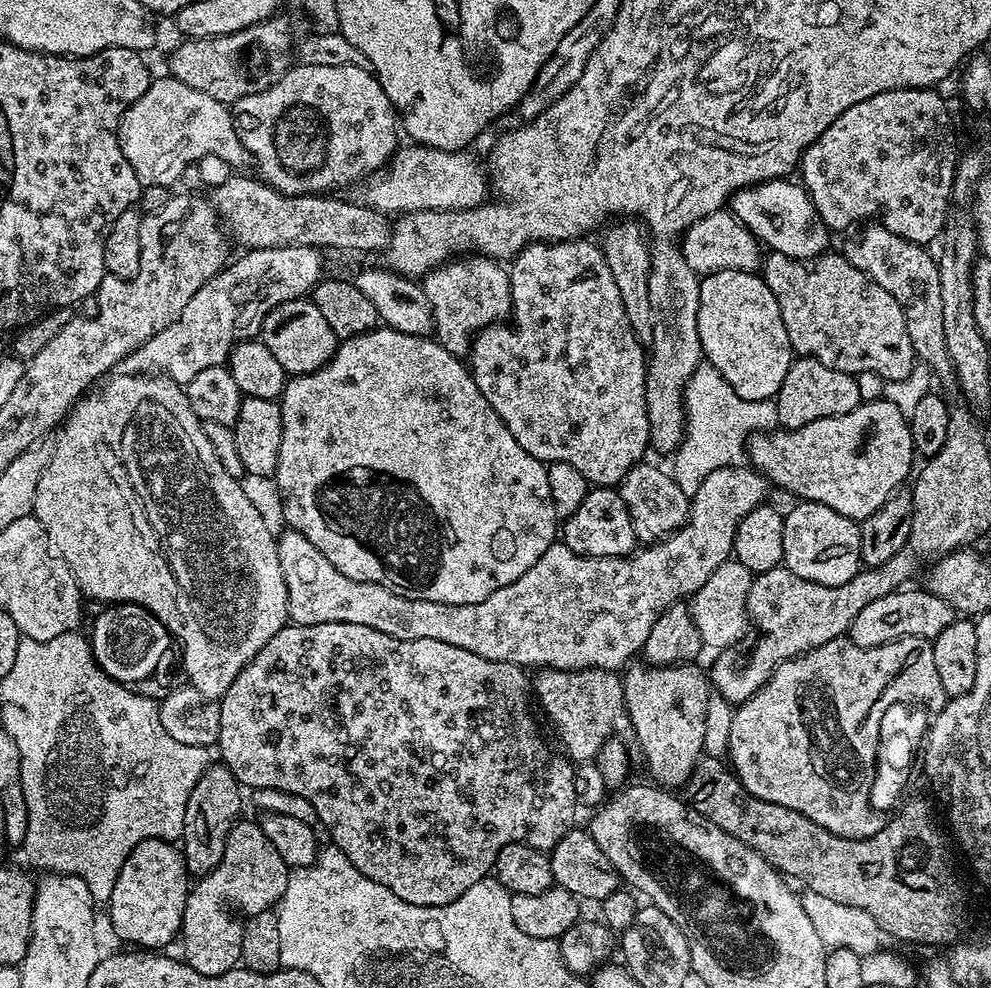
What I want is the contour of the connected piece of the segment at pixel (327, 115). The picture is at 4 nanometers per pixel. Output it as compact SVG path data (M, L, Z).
M297 63L266 90L237 100L230 111L242 146L246 146L249 157L260 167L259 179L286 196L328 194L336 190L332 188L355 185L385 167L398 147L398 113L378 78L362 66Z

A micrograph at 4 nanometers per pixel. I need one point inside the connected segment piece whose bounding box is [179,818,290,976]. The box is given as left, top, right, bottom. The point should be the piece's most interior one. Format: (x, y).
(252, 876)

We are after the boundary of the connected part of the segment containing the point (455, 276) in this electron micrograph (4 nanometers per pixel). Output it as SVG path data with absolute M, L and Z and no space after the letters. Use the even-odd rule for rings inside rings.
M464 254L453 258L423 277L422 287L426 298L430 298L434 339L446 350L450 350L450 354L461 358L471 353L472 341L476 339L478 332L491 324L507 321L512 314L512 277L509 269L501 261L491 260L489 256Z

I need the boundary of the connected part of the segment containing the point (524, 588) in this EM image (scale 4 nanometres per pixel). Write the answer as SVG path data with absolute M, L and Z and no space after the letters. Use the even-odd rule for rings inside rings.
M751 466L719 468L706 474L702 486L698 486L696 493L690 497L688 520L685 524L677 532L665 536L663 540L637 547L636 551L631 552L628 556L583 556L582 554L574 554L574 550L570 550L563 542L554 543L546 550L546 554L542 554L542 558L538 558L538 562L534 562L534 566L530 566L530 570L526 570L526 574L522 574L522 578L510 582L510 586L502 586L502 590L494 590L494 594L490 594L490 598L482 598L482 602L474 602L473 604L443 604L442 602L415 600L414 598L406 598L402 594L394 594L394 590L386 590L386 586L378 586L374 582L358 582L354 578L346 578L346 574L342 574L342 570L338 570L334 566L334 562L330 562L330 558L326 558L326 554L322 554L322 550L318 550L318 546L314 546L314 542L310 542L310 538L306 538L296 529L288 528L277 537L277 544L279 546L279 565L282 566L287 586L289 619L295 624L354 622L358 626L370 626L370 630L382 630L382 634L390 634L390 638L402 638L403 640L434 638L434 642L450 642L450 646L462 646L462 650L470 650L470 654L482 654L482 658L518 664L525 670L601 668L607 672L616 672L633 663L643 653L644 643L646 638L650 638L650 630L654 626L654 622L658 622L658 618L669 606L681 603L685 598L691 597L700 589L702 582L706 582L706 578L710 578L710 574L714 570L718 570L718 566L722 566L722 562L730 559L733 555L732 547L738 522L742 522L742 518L746 518L746 514L750 514L750 510L754 510L759 504L763 504L769 499L768 491L770 491L768 481Z

